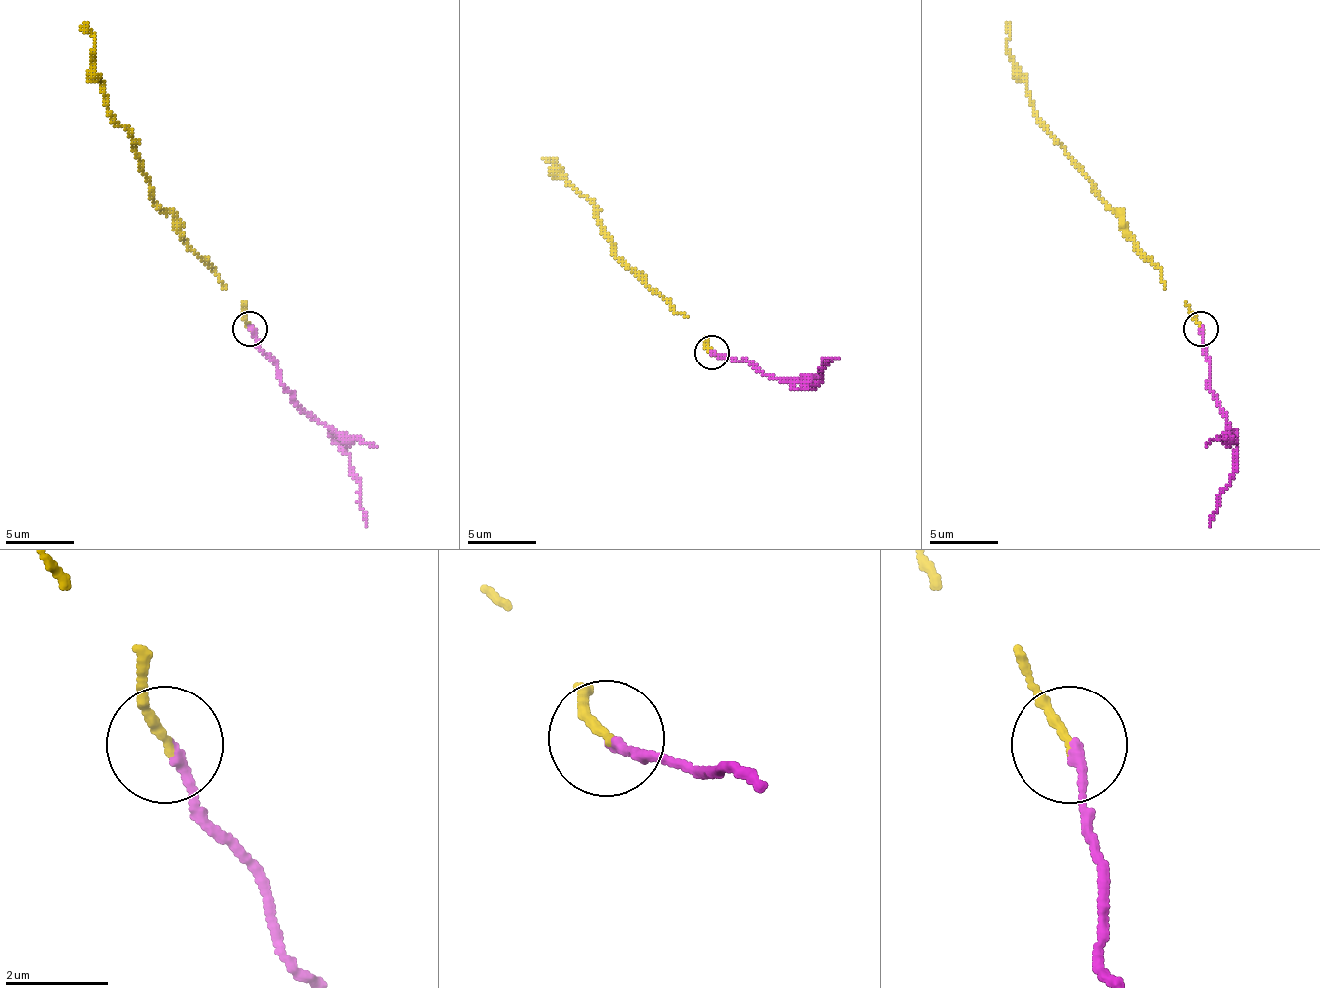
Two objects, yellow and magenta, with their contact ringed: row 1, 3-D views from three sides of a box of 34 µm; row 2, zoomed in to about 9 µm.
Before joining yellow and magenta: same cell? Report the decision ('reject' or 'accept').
reject

